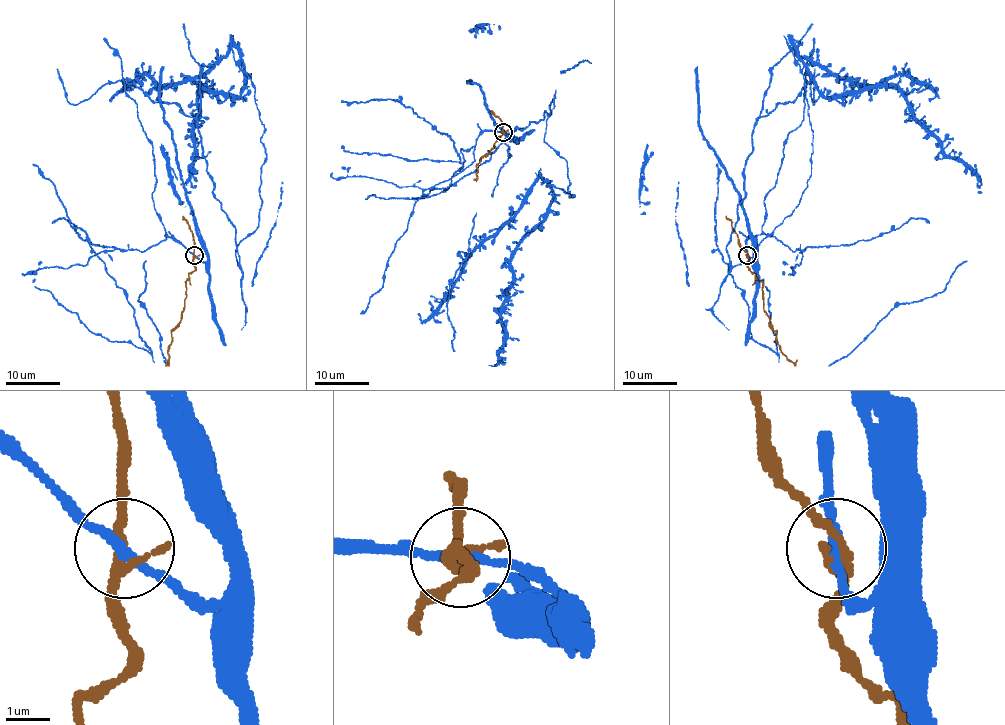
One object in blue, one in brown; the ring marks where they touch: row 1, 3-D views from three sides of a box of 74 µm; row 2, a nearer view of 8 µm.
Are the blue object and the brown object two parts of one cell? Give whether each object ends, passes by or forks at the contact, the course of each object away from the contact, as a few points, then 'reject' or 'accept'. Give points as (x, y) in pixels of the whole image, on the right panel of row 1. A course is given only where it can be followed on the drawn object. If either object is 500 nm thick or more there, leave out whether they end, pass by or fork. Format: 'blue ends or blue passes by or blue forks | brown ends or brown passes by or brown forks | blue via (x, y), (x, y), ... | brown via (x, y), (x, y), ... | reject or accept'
blue passes by | brown forks | blue via (747, 255), (809, 83), (756, 121), (732, 266), (807, 186), (804, 67), (826, 96), (896, 88), (982, 193) | brown via (747, 254), (748, 269), (762, 282), (763, 310), (769, 324), (777, 333), (777, 343), (793, 362), (797, 360) | reject

